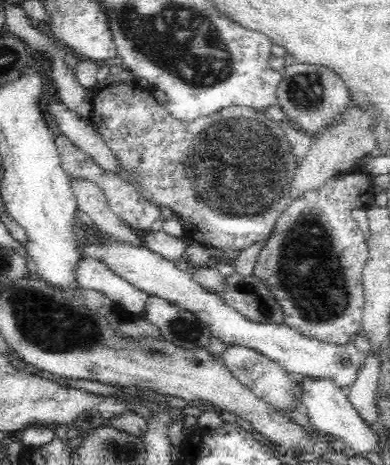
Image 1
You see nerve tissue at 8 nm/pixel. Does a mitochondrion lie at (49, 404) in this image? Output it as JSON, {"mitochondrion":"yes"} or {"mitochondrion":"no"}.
{"mitochondrion":"no"}

